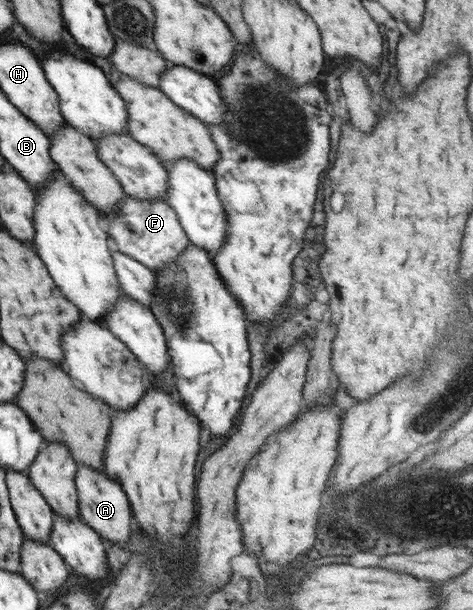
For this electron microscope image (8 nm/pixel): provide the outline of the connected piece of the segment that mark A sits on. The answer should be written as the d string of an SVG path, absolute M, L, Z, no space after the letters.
M82 464L79 467L77 486L83 522L94 529L100 537L119 543L120 546L124 545L132 535L132 527L130 527L130 503L123 486L104 471Z

